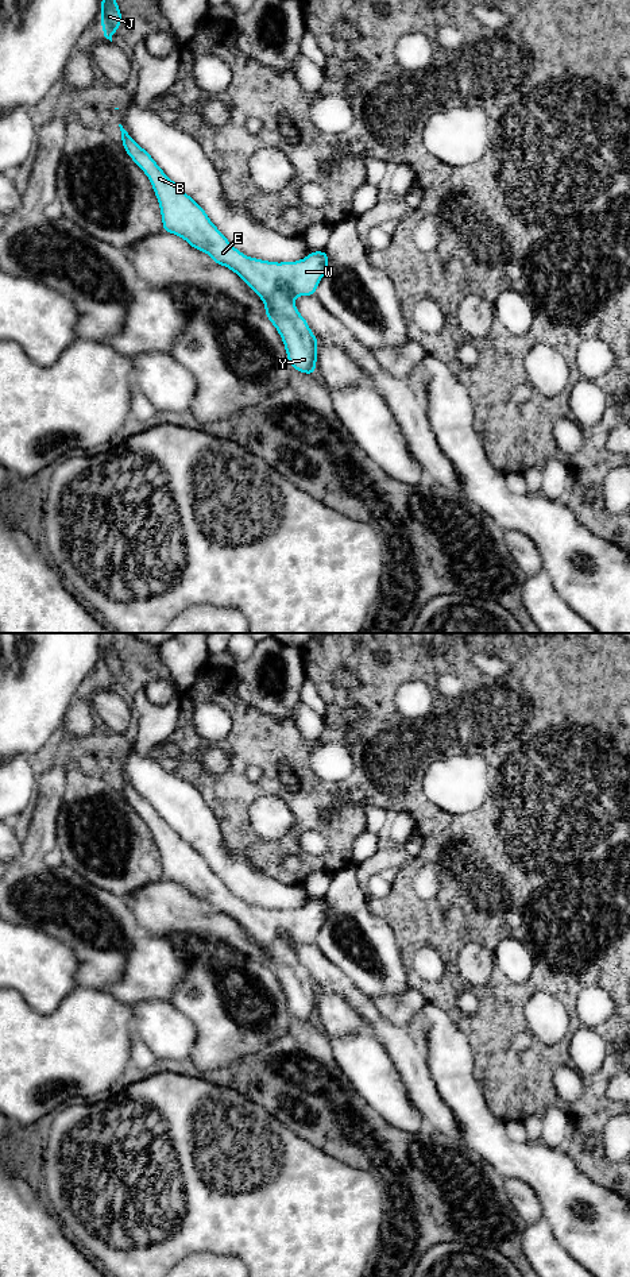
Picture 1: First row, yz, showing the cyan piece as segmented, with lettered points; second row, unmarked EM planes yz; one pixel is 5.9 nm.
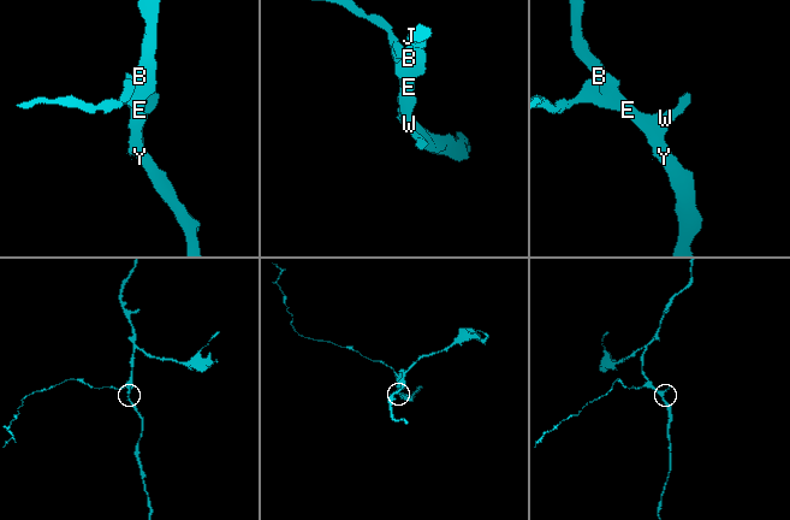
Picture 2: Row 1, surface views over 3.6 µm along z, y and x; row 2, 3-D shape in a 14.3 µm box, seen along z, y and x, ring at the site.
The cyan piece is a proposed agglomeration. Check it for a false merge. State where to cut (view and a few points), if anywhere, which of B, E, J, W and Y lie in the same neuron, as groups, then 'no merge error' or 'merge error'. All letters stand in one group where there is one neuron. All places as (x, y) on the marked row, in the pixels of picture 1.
no cut | B E J W Y | no merge error

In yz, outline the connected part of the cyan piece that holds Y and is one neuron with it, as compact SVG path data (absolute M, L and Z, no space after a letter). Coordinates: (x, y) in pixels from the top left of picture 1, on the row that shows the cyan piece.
M119 124L121 143L132 161L147 174L158 202L162 231L175 234L193 248L209 254L214 263L235 271L262 300L266 317L282 336L291 369L316 373L318 340L298 313L294 297L314 296L329 263L325 251L313 251L302 261L275 263L246 256L212 224L205 211L183 193Z

